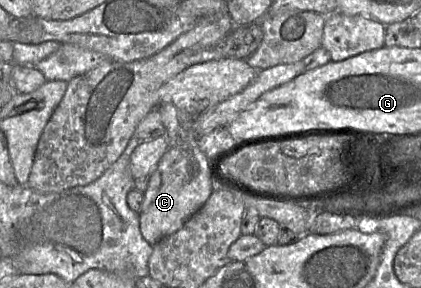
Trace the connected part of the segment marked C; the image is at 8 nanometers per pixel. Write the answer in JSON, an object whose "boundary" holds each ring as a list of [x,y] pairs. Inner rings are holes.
{"boundary":[[[224,57],[193,64],[160,88],[159,103],[155,109],[160,112],[167,129],[165,136],[168,139],[168,148],[155,170],[147,177],[148,184],[139,212],[140,232],[151,246],[179,230],[205,204],[214,190],[213,167],[199,148],[198,137],[194,133],[195,122],[211,108],[246,88],[255,79],[258,71],[250,66],[246,59]]]}

